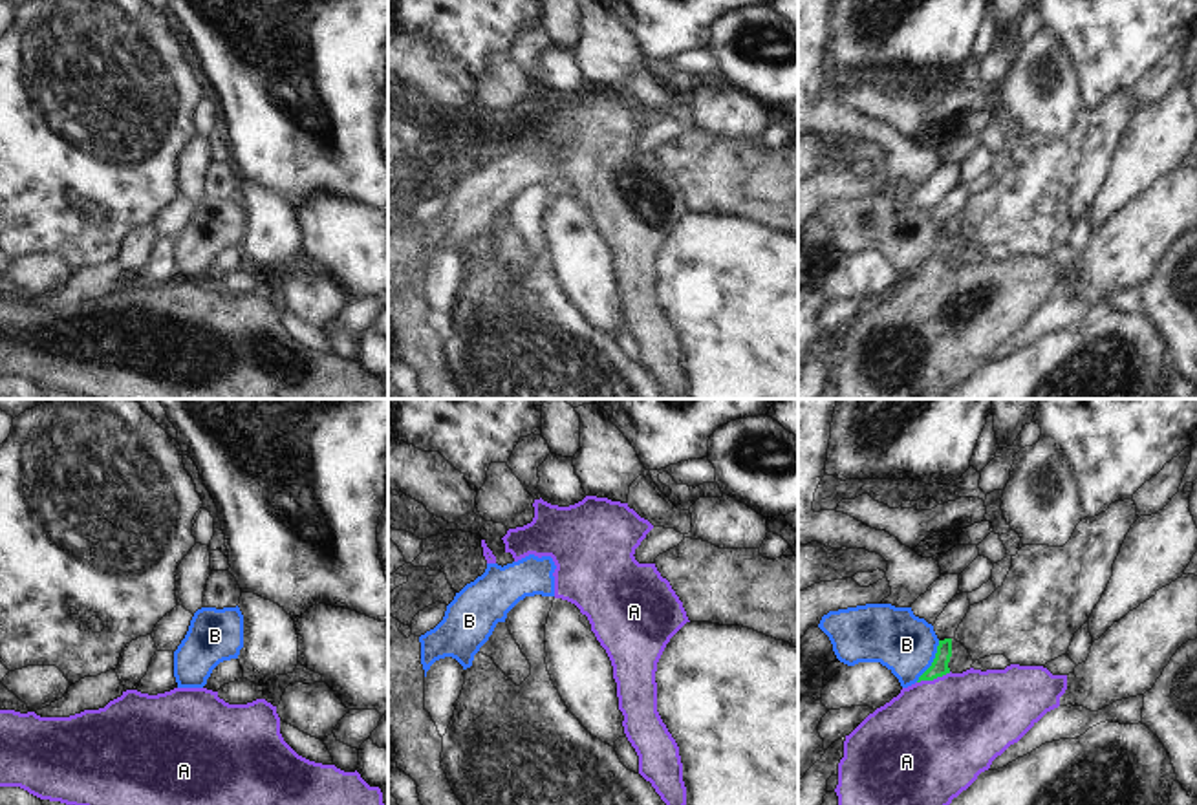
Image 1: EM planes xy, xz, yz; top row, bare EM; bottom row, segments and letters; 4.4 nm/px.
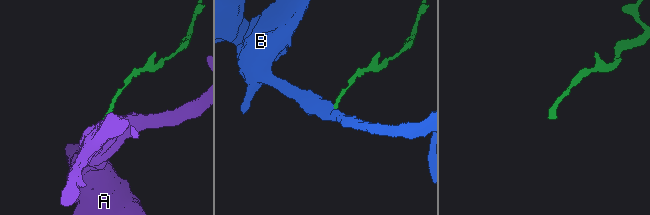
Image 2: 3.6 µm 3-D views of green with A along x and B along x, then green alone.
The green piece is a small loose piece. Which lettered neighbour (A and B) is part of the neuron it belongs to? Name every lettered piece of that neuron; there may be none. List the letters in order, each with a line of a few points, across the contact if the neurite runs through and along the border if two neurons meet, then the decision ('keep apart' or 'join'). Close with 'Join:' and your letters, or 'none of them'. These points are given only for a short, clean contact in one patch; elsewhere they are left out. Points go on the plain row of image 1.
A: line yz (939, 257), (934, 268), (939, 286), (939, 324); join
B: line yz (939, 231), (932, 255), (916, 271); keep apart
Join: A

